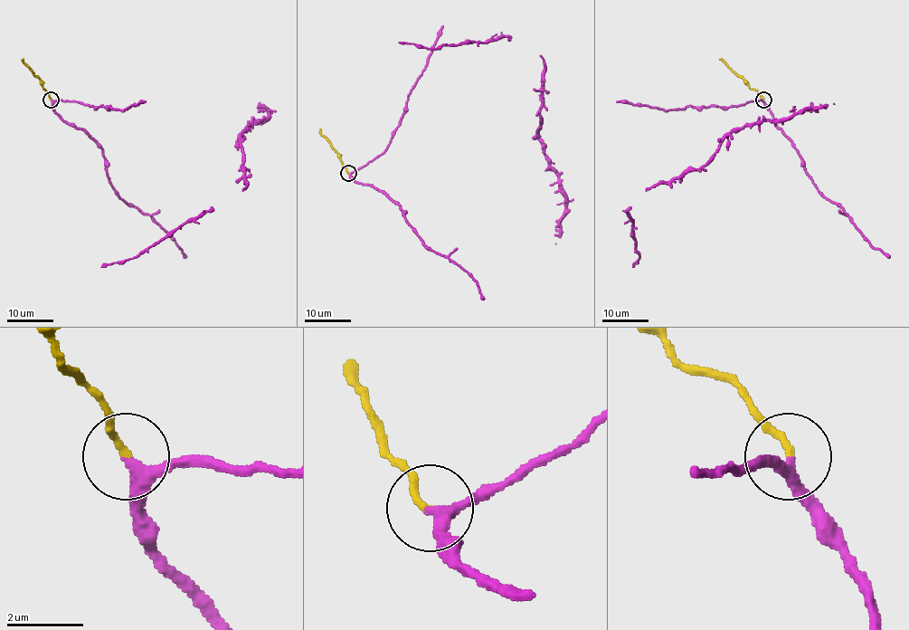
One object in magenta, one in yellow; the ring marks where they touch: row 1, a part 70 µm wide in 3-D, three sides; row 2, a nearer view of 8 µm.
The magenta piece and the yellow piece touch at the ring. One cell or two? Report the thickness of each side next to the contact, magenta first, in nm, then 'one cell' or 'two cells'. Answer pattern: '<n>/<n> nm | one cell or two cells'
240/190 nm | one cell

